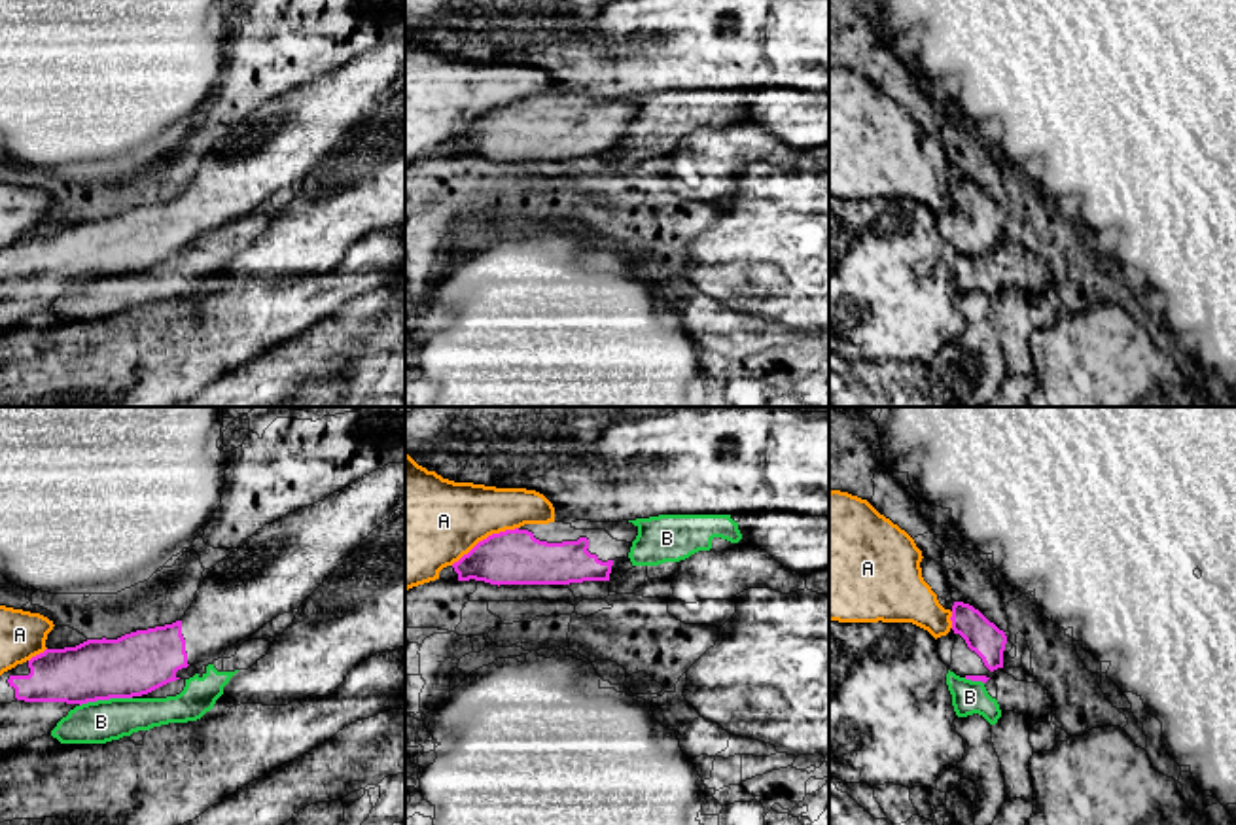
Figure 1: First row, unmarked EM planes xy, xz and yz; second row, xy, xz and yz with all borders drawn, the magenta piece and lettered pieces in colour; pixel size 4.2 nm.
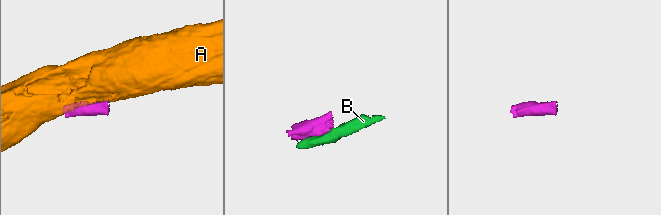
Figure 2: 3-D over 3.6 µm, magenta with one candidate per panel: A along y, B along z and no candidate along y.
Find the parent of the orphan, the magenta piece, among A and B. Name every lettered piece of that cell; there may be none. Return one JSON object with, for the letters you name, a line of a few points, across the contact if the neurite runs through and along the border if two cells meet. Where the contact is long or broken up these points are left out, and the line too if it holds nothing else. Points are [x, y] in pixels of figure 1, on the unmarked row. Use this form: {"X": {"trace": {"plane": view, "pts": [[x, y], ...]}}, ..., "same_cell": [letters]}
{"same_cell": []}

